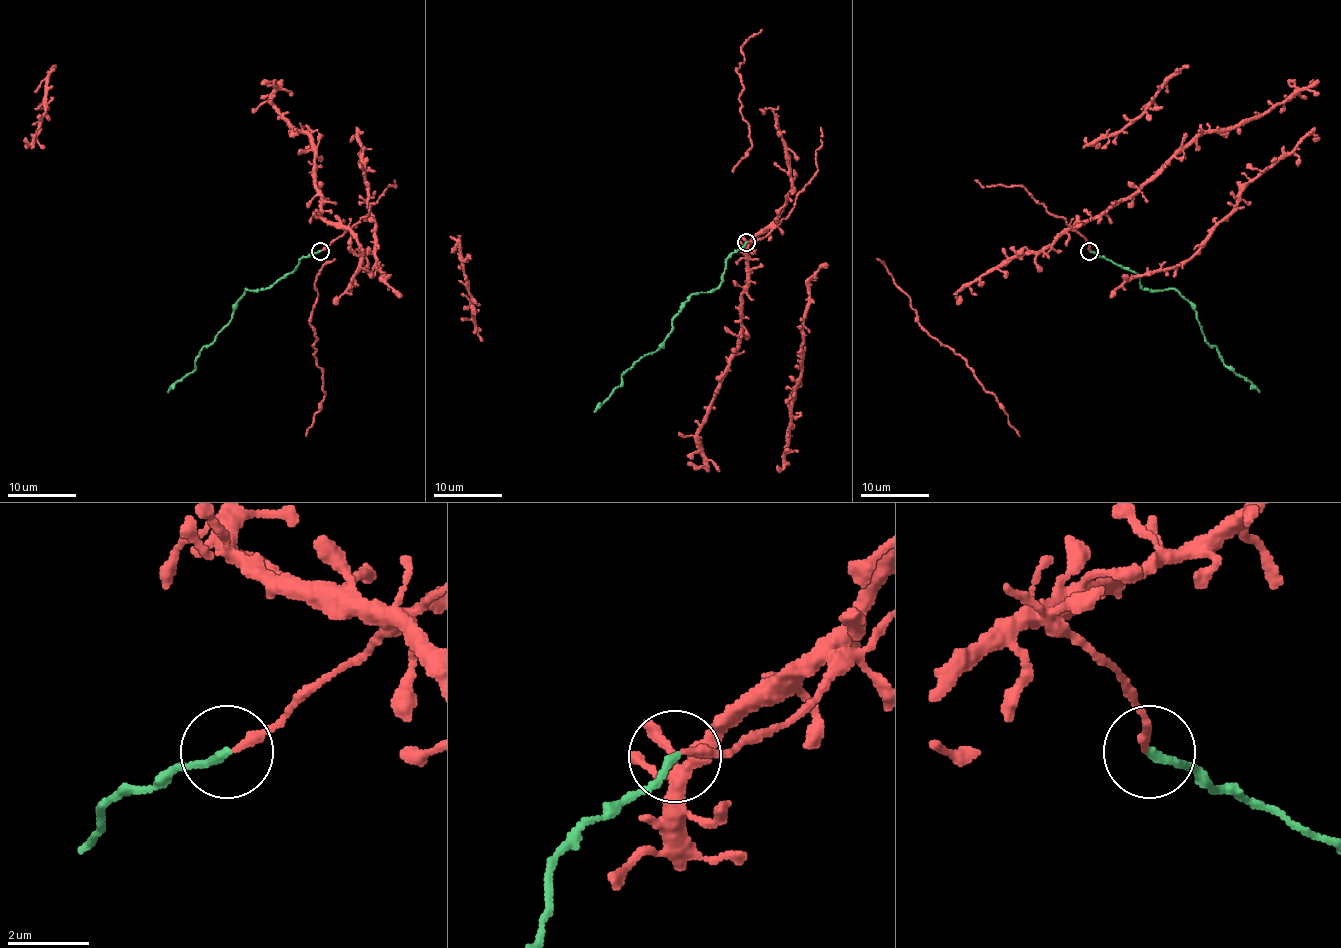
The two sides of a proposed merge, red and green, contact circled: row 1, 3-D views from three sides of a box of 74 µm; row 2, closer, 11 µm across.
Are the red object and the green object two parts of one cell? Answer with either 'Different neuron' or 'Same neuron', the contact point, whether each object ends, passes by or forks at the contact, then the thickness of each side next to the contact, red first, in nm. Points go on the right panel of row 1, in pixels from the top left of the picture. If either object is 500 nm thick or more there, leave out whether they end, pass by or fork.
Same neuron. Place: (1089, 251). At the ring red ends. At the ring green ends. Thickness 200 nm (red) against 200 nm

